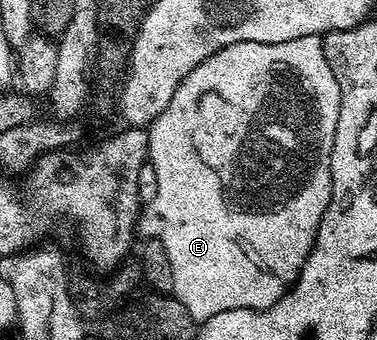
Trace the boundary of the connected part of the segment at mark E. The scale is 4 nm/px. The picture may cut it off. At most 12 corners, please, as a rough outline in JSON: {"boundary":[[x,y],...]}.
{"boundary":[[321,37],[238,42],[147,129],[193,321],[288,293],[330,202]]}

